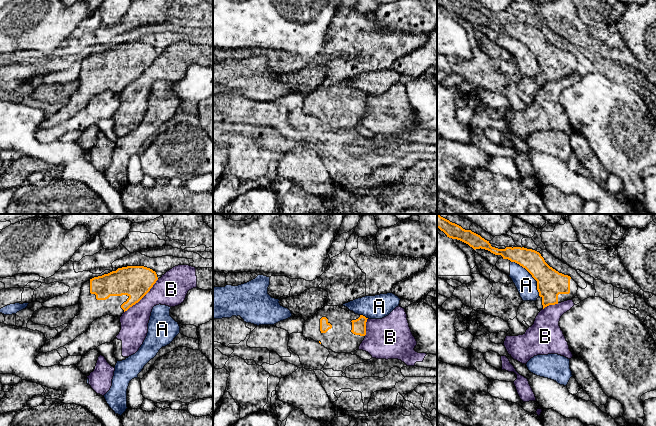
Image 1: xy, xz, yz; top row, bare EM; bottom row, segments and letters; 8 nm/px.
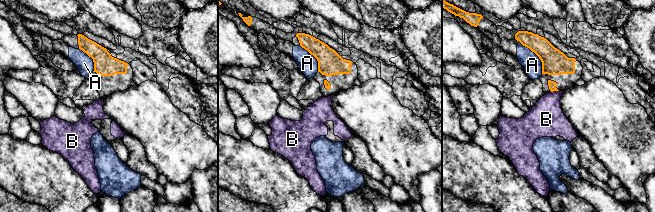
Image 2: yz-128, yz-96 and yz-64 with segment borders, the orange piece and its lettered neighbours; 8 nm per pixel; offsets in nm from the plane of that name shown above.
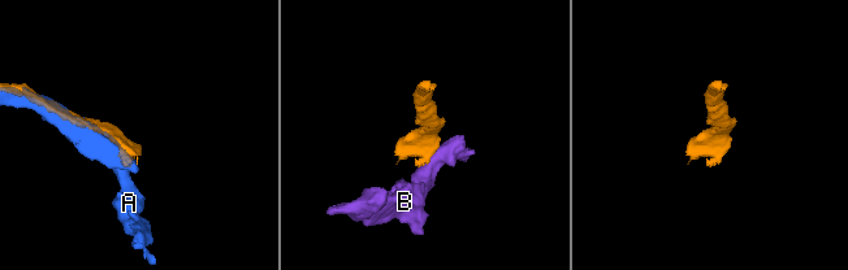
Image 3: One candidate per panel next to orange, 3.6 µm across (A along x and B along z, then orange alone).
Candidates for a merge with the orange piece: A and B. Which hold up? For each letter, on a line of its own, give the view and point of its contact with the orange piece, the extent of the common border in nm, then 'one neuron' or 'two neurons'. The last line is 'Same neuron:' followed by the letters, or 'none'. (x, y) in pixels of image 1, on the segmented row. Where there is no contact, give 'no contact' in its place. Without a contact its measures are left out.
A: meets orange in yz at (531, 274); contact 360 nm long; two neurons
B: meets orange in xy at (142, 297); contact 380 nm long; two neurons
Same neuron: none

